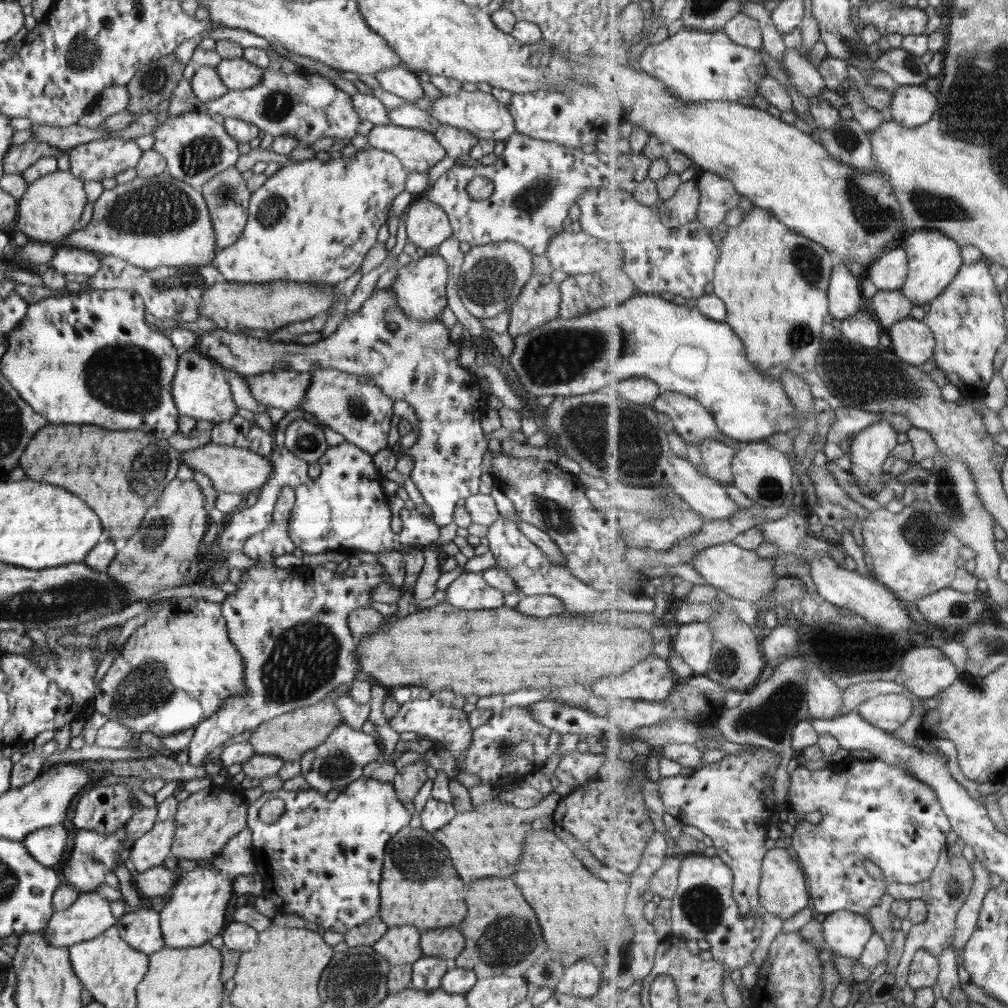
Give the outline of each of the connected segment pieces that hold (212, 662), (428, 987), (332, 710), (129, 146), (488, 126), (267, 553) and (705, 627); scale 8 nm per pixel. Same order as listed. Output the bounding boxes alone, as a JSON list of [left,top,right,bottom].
[[93,597,247,737],[412,957,451,992],[248,701,344,761],[68,138,142,183],[430,89,516,141],[242,487,295,562],[672,622,716,674]]

